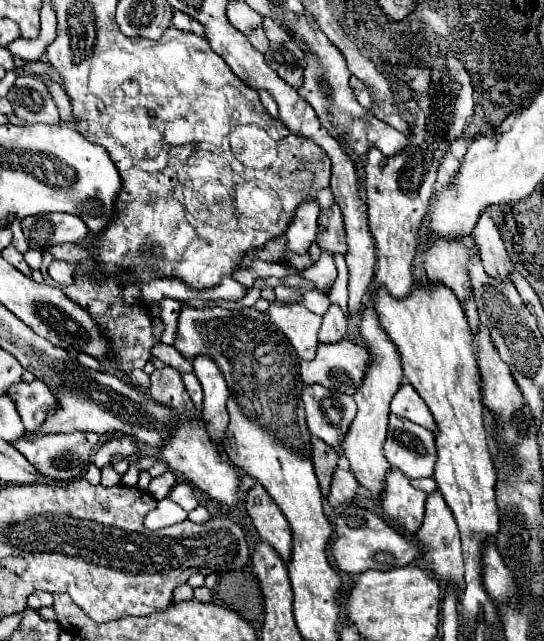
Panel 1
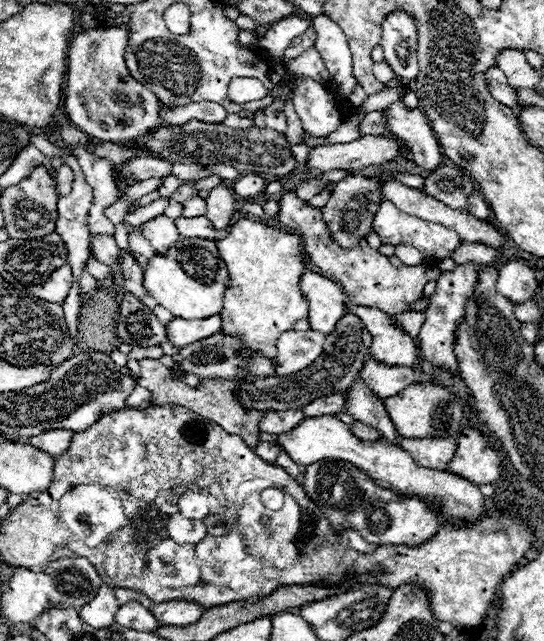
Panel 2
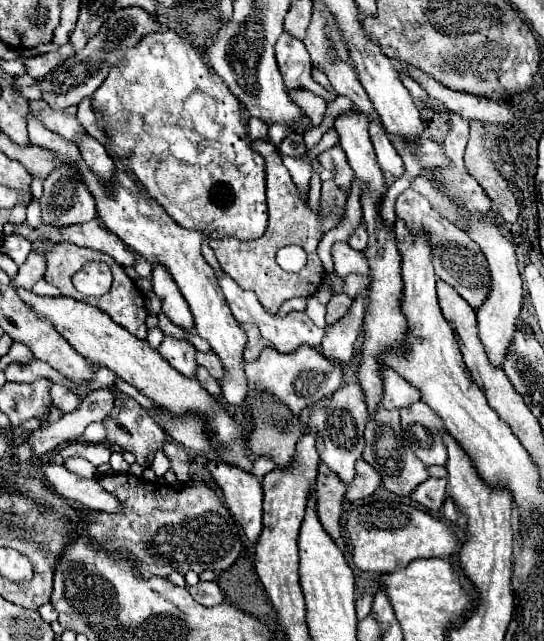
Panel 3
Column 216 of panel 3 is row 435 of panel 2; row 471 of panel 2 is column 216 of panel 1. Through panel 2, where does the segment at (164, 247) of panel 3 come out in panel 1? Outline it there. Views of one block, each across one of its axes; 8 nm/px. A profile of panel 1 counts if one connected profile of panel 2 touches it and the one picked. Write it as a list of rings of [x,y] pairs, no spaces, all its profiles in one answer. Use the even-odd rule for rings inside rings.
[[[200,354],[194,358],[194,374],[198,376],[202,390],[204,390],[204,408],[202,408],[202,420],[206,422],[206,430],[214,442],[220,442],[224,436],[224,430],[228,426],[228,412],[226,402],[230,398],[228,386],[224,382],[224,376],[220,374],[220,368],[212,358]]]

